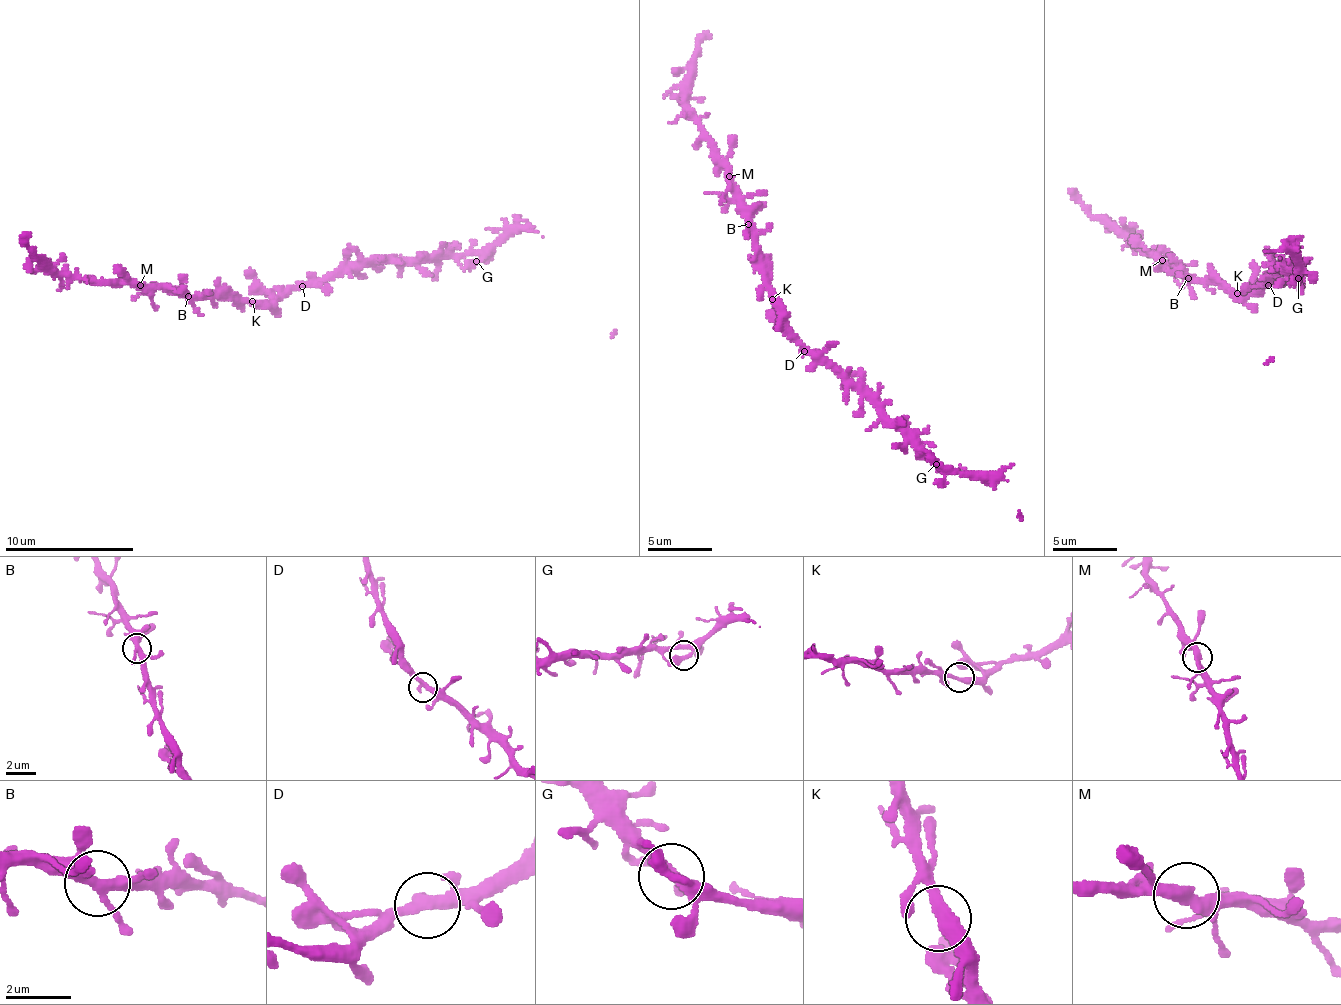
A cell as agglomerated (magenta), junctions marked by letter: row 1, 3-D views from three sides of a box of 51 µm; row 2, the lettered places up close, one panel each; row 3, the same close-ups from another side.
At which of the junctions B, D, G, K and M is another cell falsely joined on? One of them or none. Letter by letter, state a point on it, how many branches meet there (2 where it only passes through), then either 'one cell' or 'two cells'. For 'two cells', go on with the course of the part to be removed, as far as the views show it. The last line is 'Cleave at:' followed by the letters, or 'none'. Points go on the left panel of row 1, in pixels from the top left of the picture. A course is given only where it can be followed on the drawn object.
B: place (188, 296); branches 4; one cell
D: place (302, 286); branches 3; one cell
G: place (476, 261); branches 3; one cell
K: place (252, 301); branches 2; one cell
M: place (140, 285); branches 3; one cell
Cleave at: none

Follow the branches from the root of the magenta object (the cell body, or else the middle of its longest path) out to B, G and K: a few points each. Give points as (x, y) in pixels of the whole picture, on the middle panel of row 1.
B: (808, 347), (795, 338), (786, 326), (786, 313), (769, 286), (755, 234), (748, 224)
G: (808, 347), (822, 355), (865, 390), (936, 464)
K: (808, 347), (795, 338), (786, 326), (786, 316), (772, 299)

